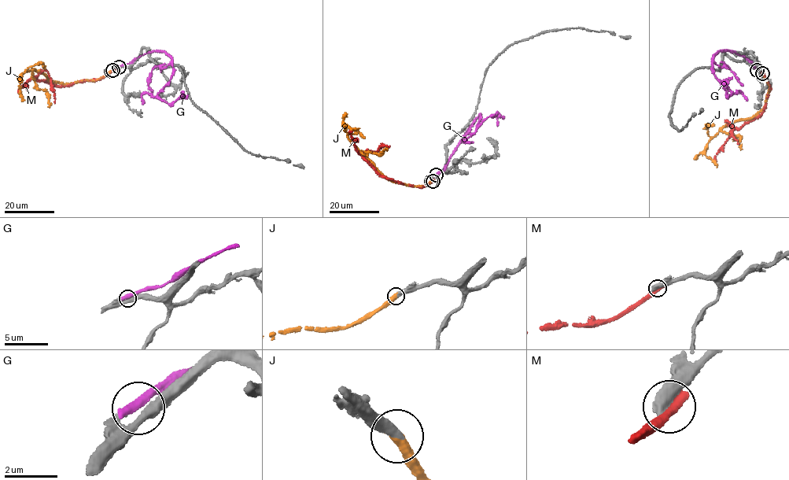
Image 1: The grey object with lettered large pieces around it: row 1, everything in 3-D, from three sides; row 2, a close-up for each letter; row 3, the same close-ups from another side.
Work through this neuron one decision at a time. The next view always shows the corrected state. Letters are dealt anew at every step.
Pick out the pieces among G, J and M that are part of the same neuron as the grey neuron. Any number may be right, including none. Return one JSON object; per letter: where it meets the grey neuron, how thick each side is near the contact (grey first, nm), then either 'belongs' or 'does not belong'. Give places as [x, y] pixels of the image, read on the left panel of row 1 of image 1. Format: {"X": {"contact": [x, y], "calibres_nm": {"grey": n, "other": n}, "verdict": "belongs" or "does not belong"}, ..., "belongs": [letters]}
{"G": {"contact": [119, 67], "calibres_nm": {"grey": 340, "other": 400}, "verdict": "does not belong"}, "J": {"contact": [111, 71], "calibres_nm": {"grey": 400, "other": 460}, "verdict": "belongs"}, "M": {"contact": [112, 70], "calibres_nm": {"grey": 550, "other": 440}, "verdict": "does not belong"}, "belongs": ["J"]}

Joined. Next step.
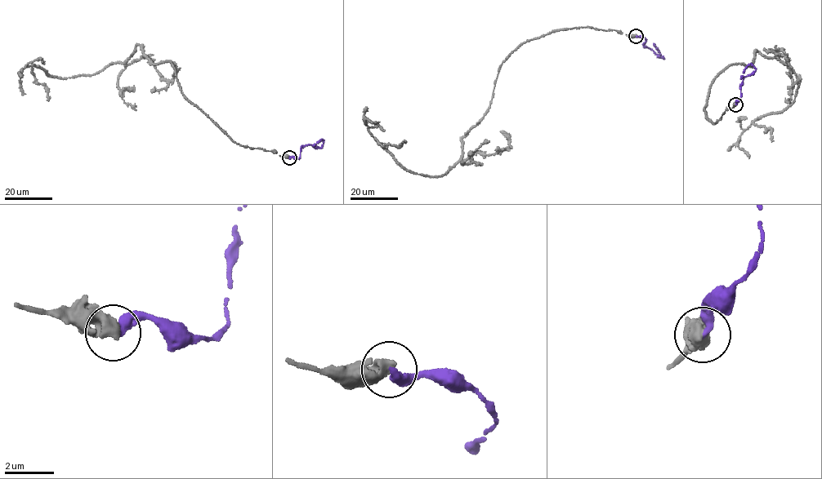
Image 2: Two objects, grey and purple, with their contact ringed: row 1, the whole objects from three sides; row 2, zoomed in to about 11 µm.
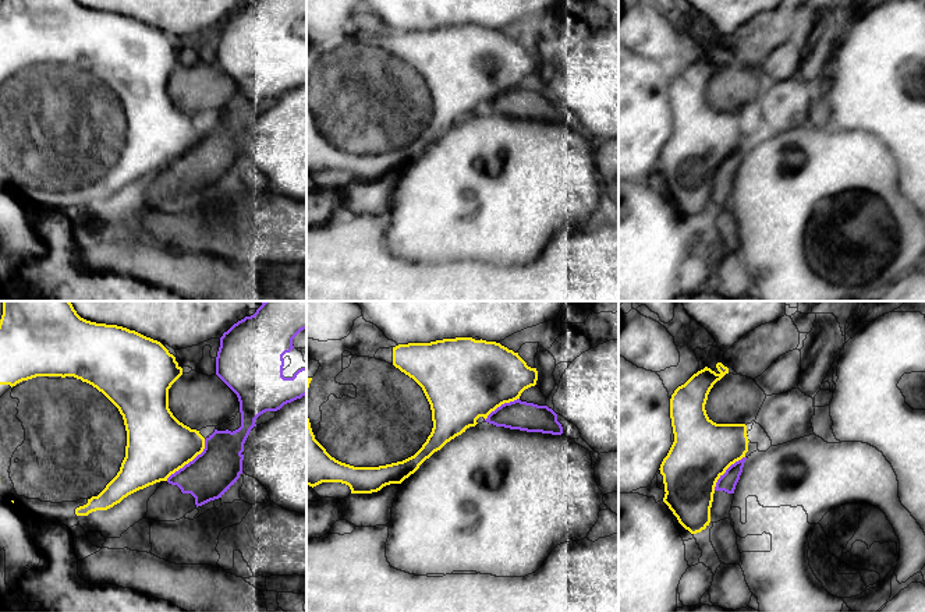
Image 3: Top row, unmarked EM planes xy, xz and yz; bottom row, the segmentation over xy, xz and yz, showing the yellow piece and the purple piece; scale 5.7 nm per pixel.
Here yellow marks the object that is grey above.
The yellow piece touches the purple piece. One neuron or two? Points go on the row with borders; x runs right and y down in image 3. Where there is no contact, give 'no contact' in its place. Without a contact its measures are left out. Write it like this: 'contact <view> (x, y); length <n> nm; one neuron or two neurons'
contact xy (190, 460); length 340 nm; two neurons

